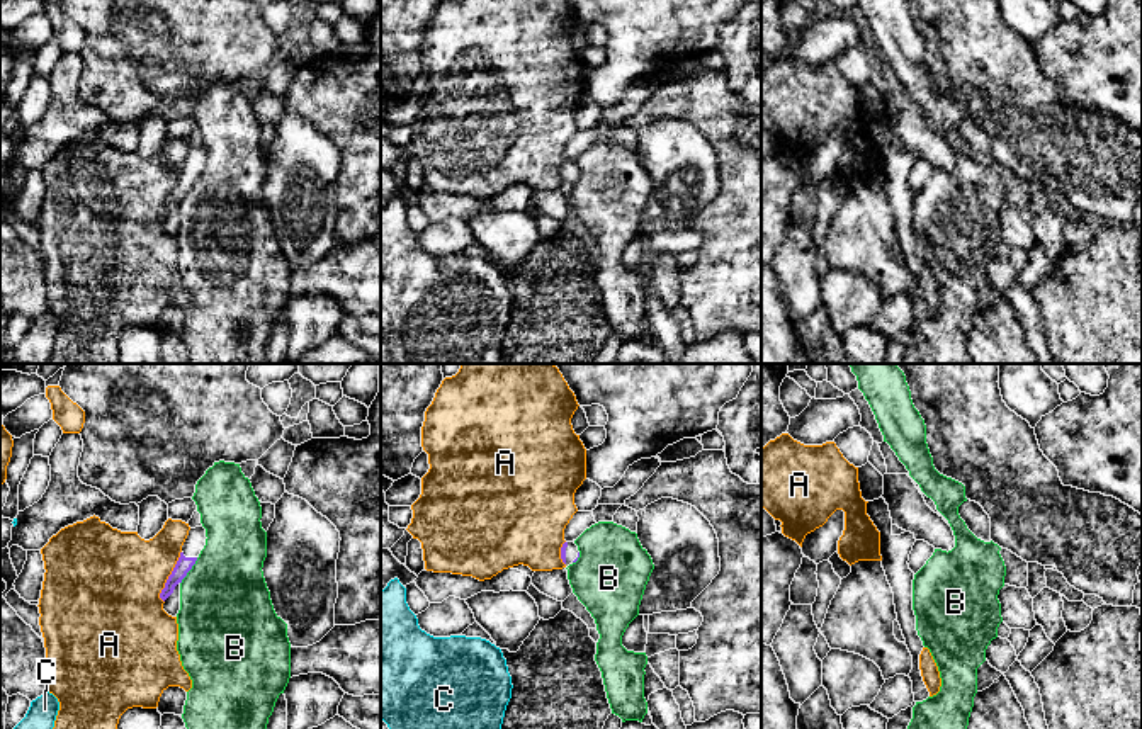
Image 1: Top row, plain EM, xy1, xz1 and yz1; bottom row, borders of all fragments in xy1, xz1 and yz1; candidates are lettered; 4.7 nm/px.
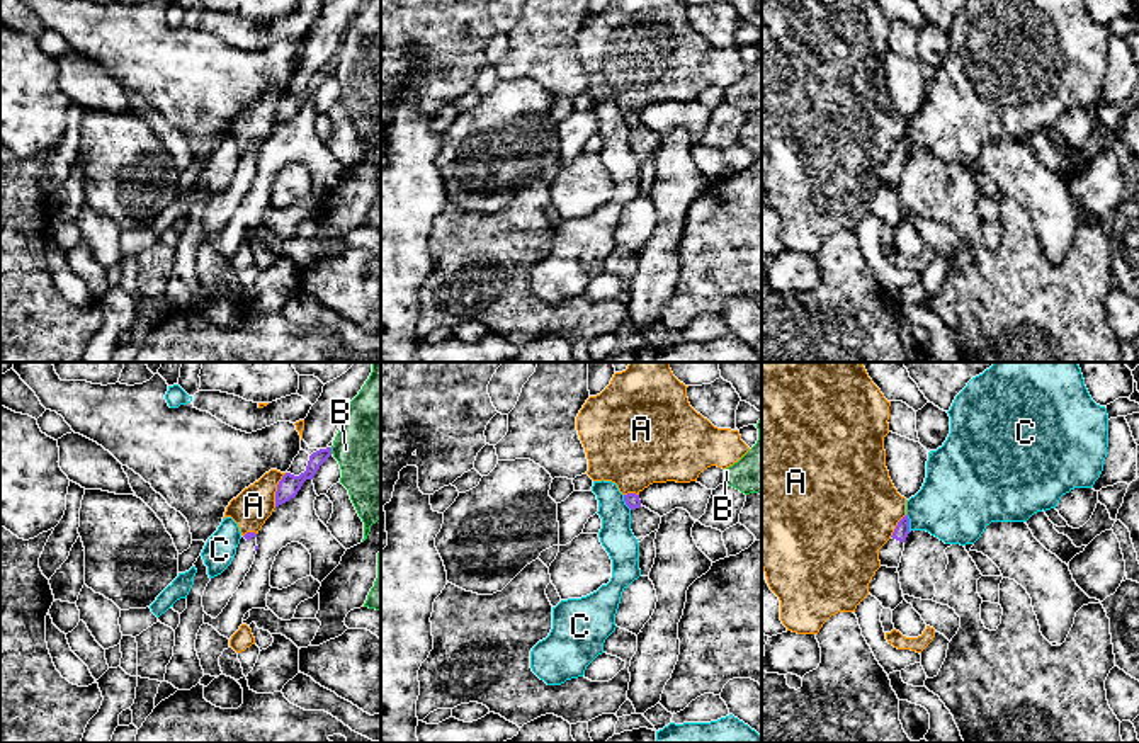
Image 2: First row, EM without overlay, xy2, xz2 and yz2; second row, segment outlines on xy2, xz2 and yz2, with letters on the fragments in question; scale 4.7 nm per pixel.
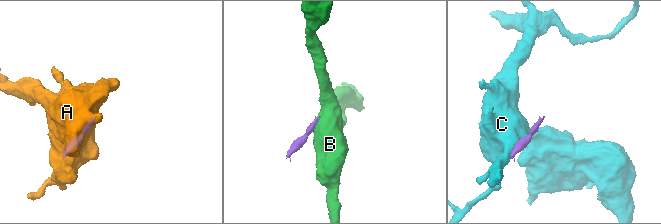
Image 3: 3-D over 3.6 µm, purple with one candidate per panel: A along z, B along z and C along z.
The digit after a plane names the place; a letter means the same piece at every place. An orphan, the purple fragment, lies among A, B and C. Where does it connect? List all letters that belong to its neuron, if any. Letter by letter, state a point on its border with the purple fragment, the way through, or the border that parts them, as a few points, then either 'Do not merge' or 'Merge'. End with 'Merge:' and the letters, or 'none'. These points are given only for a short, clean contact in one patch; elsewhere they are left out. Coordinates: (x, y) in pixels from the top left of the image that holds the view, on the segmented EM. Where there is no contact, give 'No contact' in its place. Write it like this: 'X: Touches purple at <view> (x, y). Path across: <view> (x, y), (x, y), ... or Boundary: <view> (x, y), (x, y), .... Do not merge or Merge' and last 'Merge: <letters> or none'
A: Touches purple at xy1 (169, 576). Do not merge
B: Touches purple at xy1 (189, 570). Boundary: xy1 (197, 558), (180, 583). Do not merge
C: Touches purple at yz2 (908, 522). Boundary: yz2 (906, 514), (910, 531). Do not merge
Merge: none

